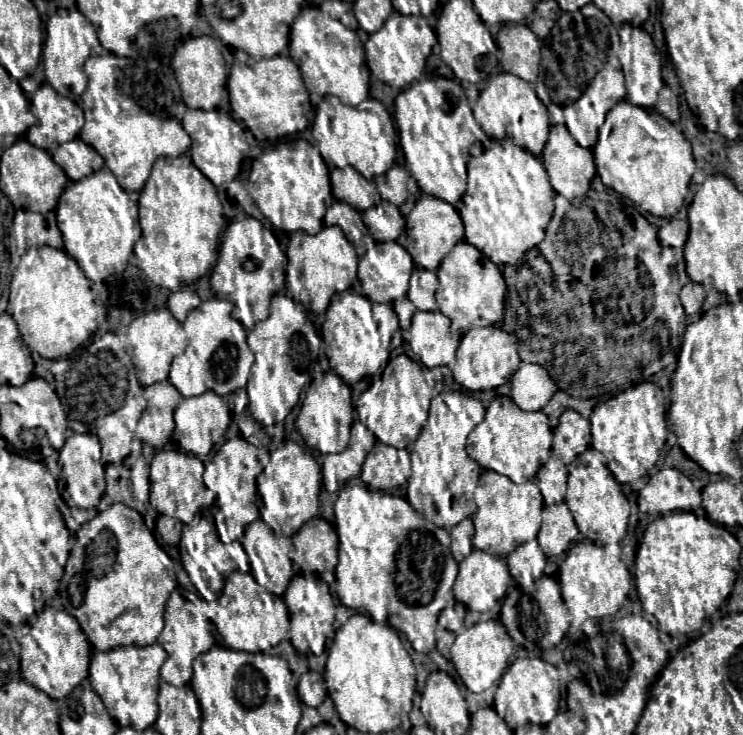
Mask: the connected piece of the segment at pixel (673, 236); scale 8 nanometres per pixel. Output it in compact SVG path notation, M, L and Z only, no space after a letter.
M670 219L658 229L658 237L662 245L682 249L688 237L688 223L684 219Z

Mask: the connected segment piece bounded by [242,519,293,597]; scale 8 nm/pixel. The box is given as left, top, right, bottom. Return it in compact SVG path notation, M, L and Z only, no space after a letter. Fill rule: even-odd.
M254 521L248 525L244 537L244 547L254 547L258 557L264 563L264 569L268 573L270 583L264 587L268 593L282 597L284 589L293 577L292 563L290 560L291 539L274 533L264 521Z

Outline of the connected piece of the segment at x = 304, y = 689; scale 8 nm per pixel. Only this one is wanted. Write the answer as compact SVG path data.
M314 671L304 673L300 683L298 683L298 693L306 705L310 705L310 707L320 705L326 699L324 677L320 673L314 673Z

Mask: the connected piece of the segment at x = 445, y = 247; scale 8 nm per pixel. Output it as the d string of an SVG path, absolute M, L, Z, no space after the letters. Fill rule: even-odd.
M424 197L416 202L412 213L408 215L410 219L410 251L412 257L416 261L416 265L436 271L444 259L444 255L448 251L452 251L460 241L464 241L464 227L462 227L462 219L456 213L456 209L452 205L448 205L442 199L434 199L434 197Z

